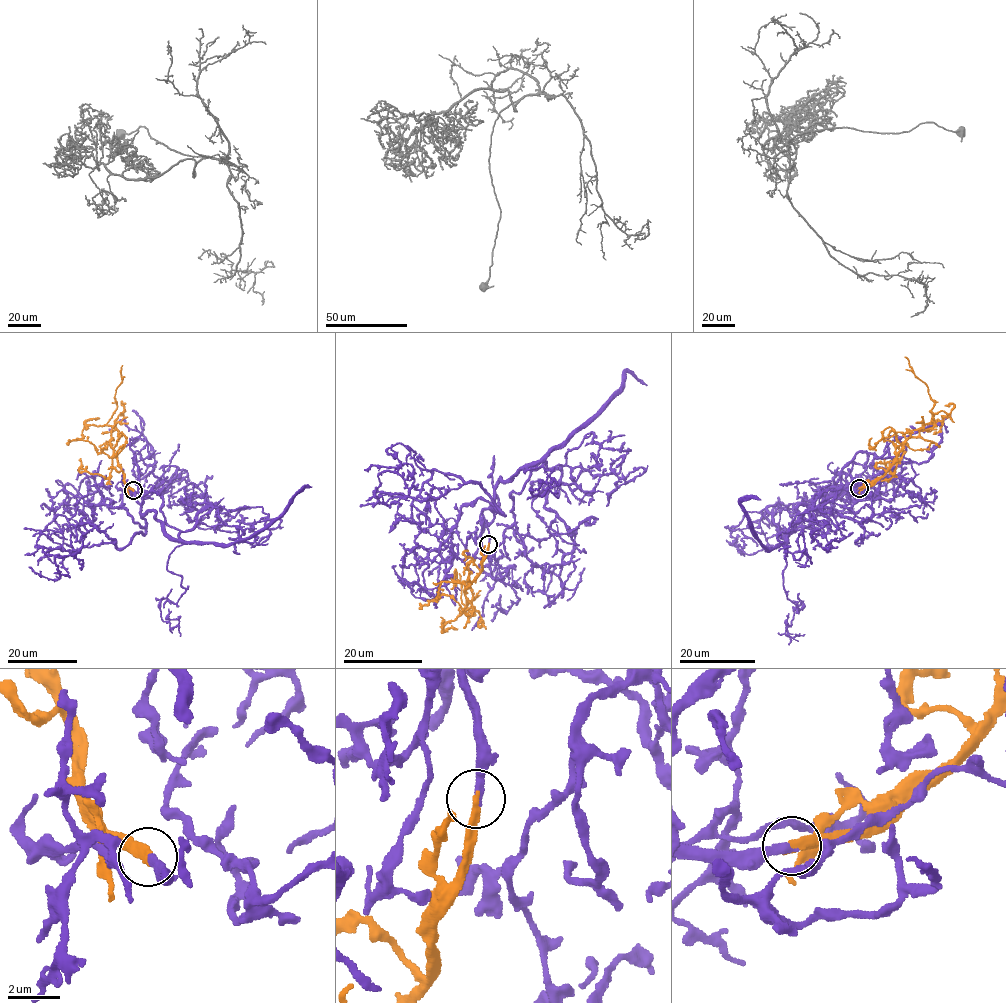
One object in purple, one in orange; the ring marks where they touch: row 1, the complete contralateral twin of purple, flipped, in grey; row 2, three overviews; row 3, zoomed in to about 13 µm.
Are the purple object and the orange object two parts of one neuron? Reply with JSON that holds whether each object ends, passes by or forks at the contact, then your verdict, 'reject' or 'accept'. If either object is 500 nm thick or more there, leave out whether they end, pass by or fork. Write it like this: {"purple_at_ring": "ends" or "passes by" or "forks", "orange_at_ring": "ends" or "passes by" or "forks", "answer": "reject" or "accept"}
{"purple_at_ring": "ends", "orange_at_ring": "ends", "answer": "accept"}

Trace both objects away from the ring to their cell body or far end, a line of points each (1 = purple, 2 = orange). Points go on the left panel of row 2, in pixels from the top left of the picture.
1: (133, 490), (174, 538), (210, 507), (262, 507), (256, 532), (280, 520), (239, 514)
2: (133, 490), (124, 481), (111, 447), (111, 427), (106, 424), (116, 407), (114, 398), (122, 381), (122, 365)

